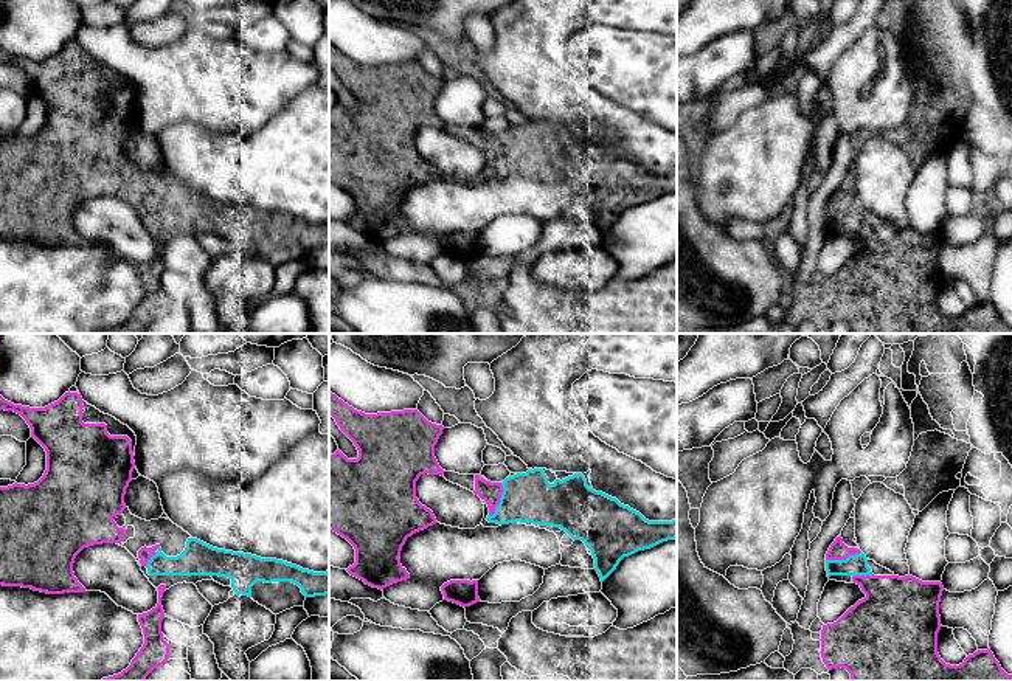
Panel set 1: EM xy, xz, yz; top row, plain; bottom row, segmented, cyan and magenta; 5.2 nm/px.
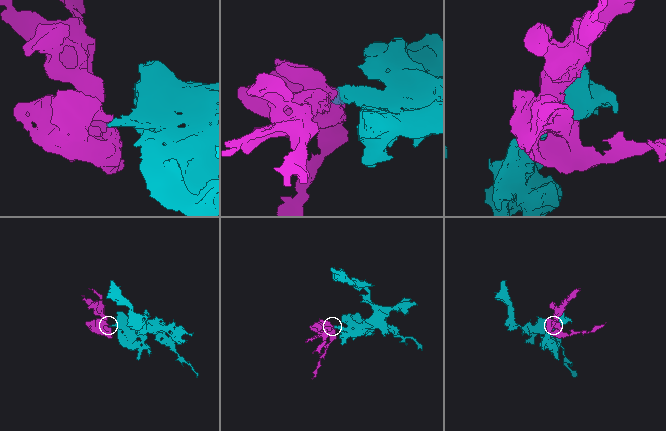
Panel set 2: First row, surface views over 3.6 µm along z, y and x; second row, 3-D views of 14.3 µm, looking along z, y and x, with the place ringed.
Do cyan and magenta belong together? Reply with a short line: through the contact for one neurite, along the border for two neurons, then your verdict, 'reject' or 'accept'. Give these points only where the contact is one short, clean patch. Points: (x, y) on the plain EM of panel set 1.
line xz (528, 149), (500, 152), (491, 145); accept

